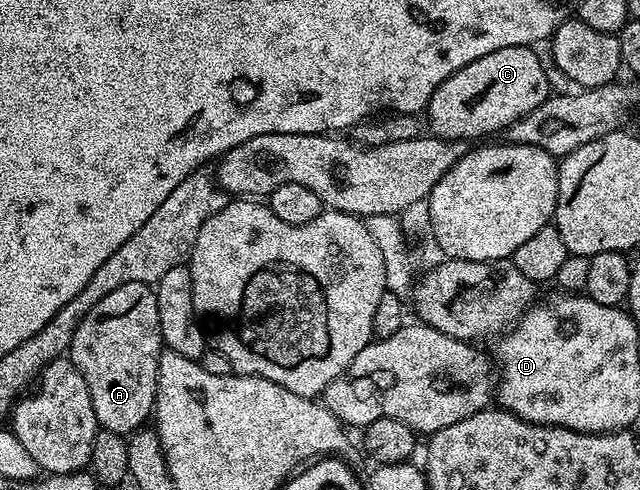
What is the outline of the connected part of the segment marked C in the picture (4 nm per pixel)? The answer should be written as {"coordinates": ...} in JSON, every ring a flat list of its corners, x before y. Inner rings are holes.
{"coordinates":[[510,46,509,48,501,48,497,52,489,52,489,56,481,56,481,60,473,60,473,64,465,64,465,68,461,68,457,72,453,72,453,76,449,76,449,80,445,80,437,88,437,92,433,92,433,96,429,100,425,111,425,119,431,125,430,133,437,138,446,138,449,142,467,142,471,138,481,138,483,140,486,134,495,134,506,131,507,127,512,126,517,120,521,120,521,116,525,116,529,112,533,112,533,108,537,108,537,104,541,104,552,93,553,87,547,79,547,70,543,67,541,59,535,55,536,51,529,46]]}

